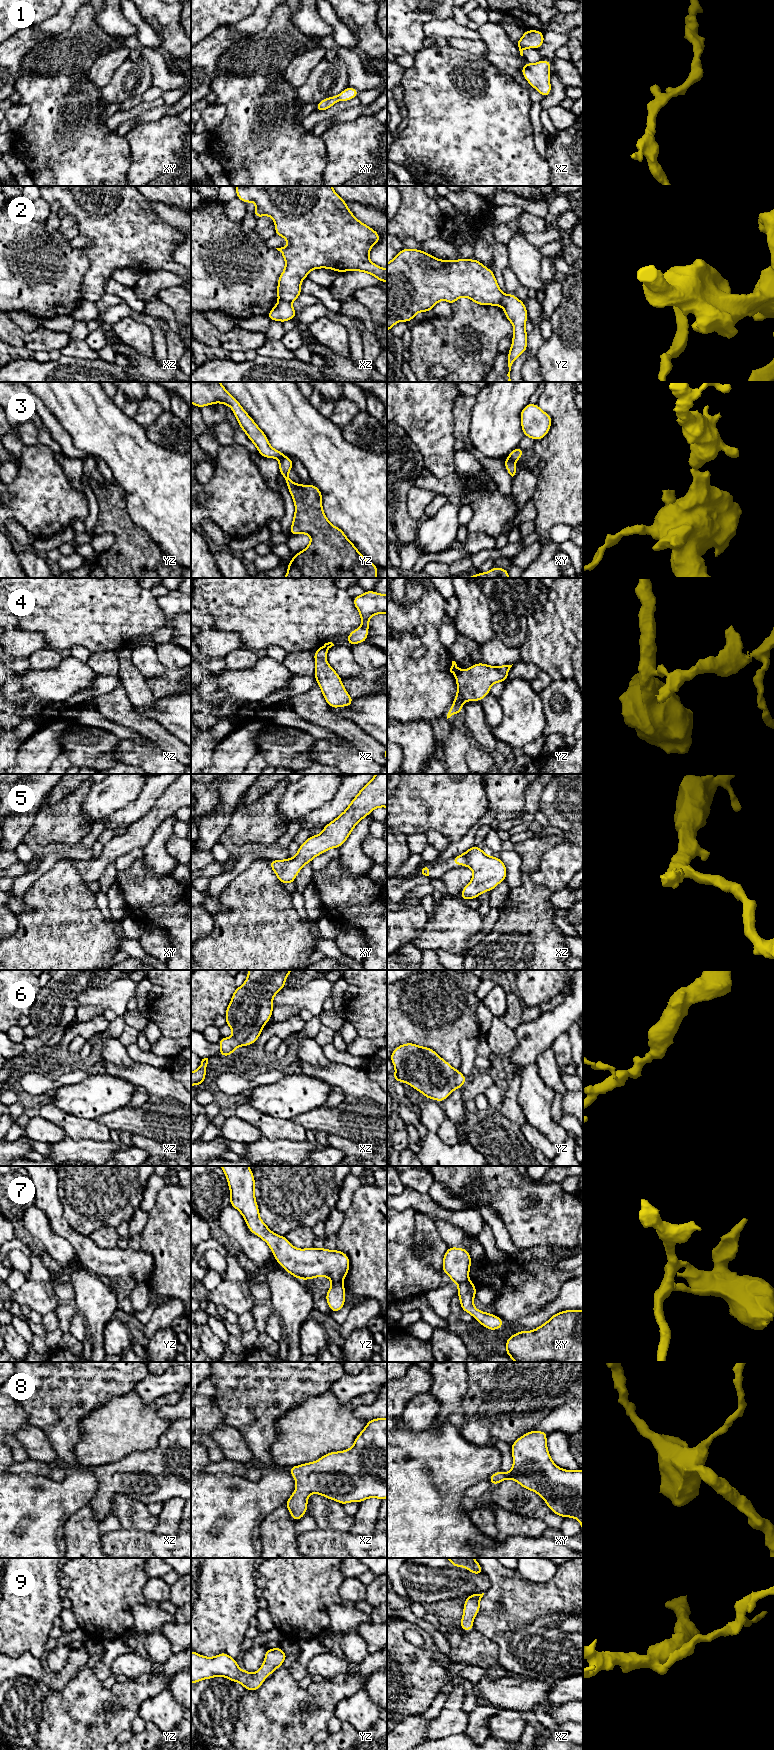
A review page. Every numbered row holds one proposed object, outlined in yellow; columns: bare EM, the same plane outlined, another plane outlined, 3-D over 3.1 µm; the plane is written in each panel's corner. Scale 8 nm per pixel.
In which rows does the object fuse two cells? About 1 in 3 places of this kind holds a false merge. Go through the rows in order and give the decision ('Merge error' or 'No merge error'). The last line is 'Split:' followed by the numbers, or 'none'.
1: No merge error
2: Merge error
3: Merge error
4: Merge error
5: No merge error
6: No merge error
7: Merge error
8: No merge error
9: No merge error
Split: 2, 3, 4, 7

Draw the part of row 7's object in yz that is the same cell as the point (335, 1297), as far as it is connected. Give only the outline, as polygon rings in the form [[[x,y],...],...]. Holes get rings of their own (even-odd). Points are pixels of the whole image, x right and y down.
[[[332,1282],[325,1298],[330,1307],[331,1312],[338,1312],[345,1303],[345,1287],[342,1282]]]

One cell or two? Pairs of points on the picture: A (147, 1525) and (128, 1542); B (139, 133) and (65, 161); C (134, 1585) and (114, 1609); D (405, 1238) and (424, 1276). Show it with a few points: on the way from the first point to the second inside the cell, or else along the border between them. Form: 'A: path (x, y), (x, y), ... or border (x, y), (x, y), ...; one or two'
A: border (121, 1527), (152, 1533); two
B: border (124, 137), (129, 144), (131, 161); two
C: path (128, 1591), (116, 1603); one
D: path (405, 1247), (405, 1257), (415, 1267); one

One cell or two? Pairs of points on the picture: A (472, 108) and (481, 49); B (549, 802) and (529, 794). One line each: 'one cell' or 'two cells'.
A: two cells
B: two cells

